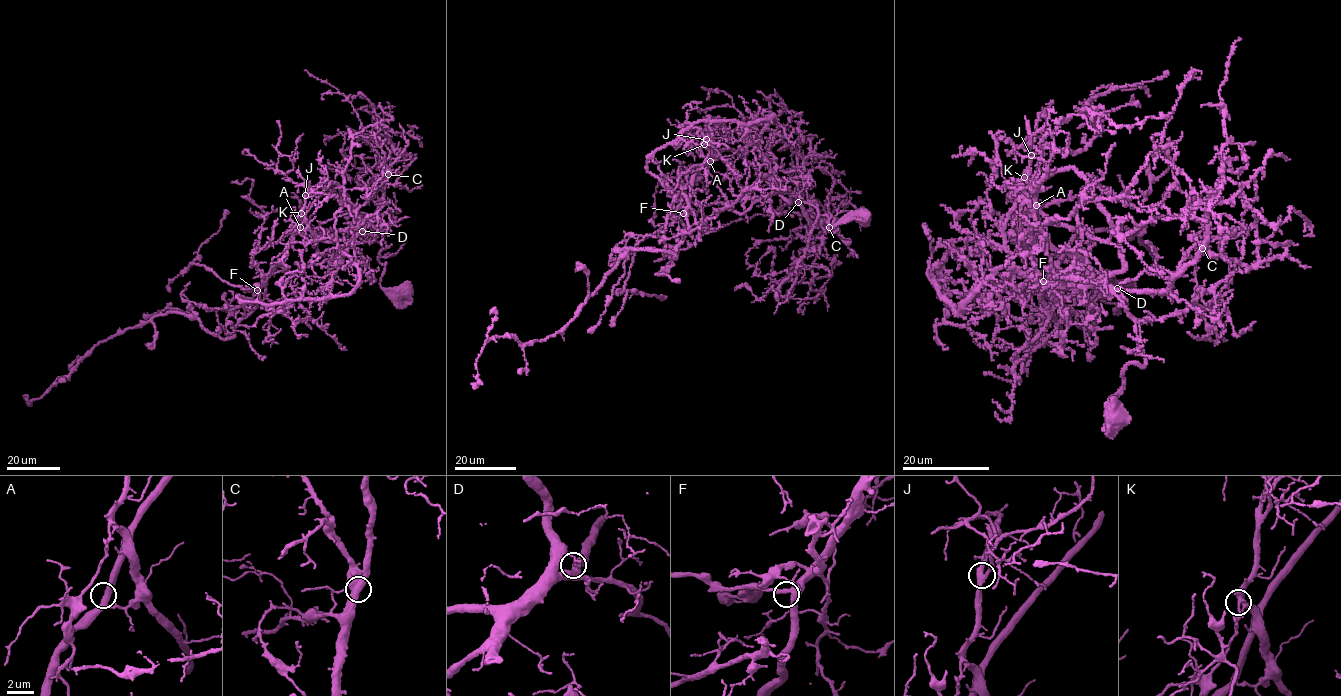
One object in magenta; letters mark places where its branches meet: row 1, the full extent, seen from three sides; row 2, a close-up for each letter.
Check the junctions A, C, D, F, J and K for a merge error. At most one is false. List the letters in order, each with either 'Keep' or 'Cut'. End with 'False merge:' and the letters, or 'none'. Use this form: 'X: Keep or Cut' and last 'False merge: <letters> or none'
A: Keep
C: Keep
D: Keep
F: Keep
J: Keep
K: Keep
False merge: none

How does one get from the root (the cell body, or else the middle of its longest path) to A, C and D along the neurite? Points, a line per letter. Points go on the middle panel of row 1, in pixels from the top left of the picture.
A: (863, 216), (834, 219), (832, 232), (810, 204), (779, 191), (749, 197), (725, 160), (710, 161)
C: (863, 216), (847, 215), (834, 225), (834, 219), (833, 232), (828, 217), (800, 201), (805, 217), (829, 227)
D: (863, 216), (847, 215), (834, 225), (834, 219), (837, 229), (833, 232), (828, 217), (810, 204), (798, 202)

